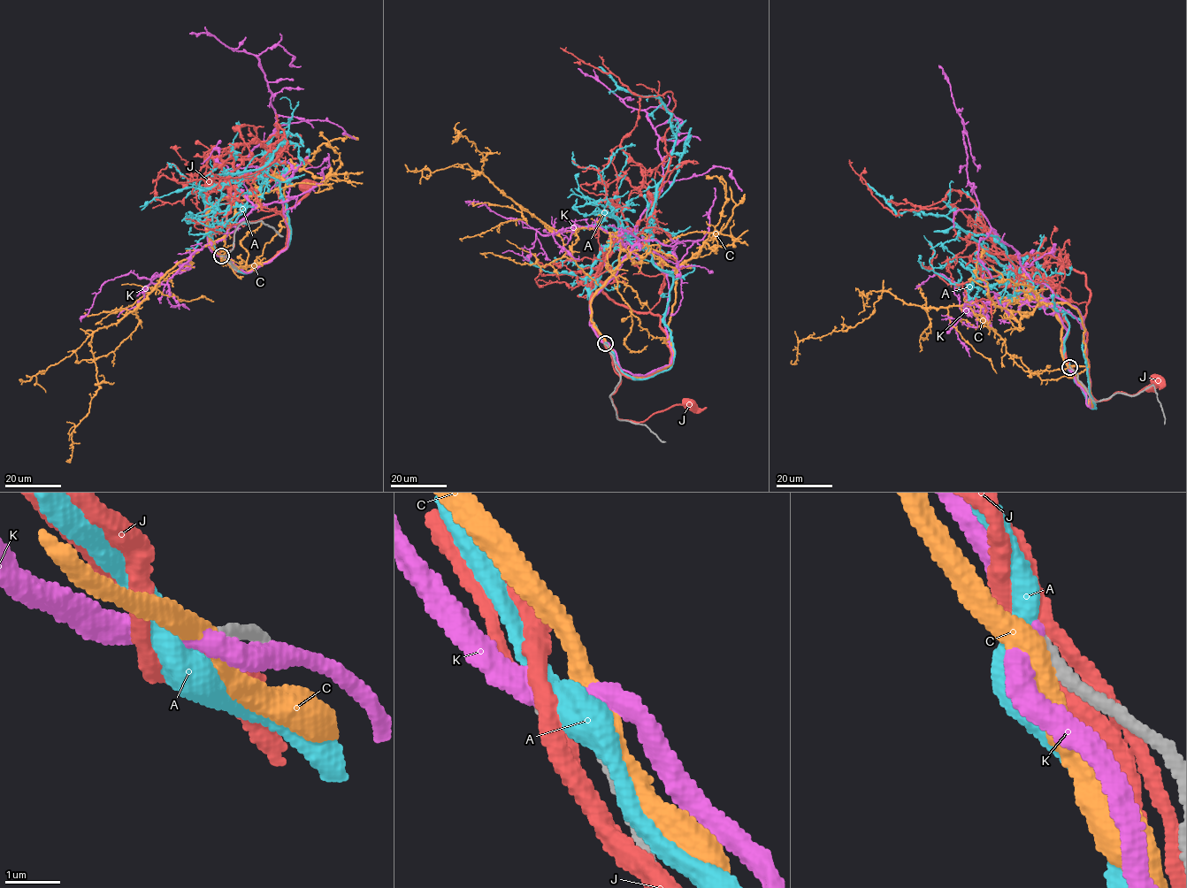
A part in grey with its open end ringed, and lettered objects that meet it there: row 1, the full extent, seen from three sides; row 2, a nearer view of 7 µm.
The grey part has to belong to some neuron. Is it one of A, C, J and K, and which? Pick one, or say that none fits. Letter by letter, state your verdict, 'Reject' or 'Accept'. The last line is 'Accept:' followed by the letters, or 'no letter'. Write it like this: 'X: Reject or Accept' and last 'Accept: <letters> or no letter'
A: Reject
C: Reject
J: Reject
K: Accept
Accept: K

